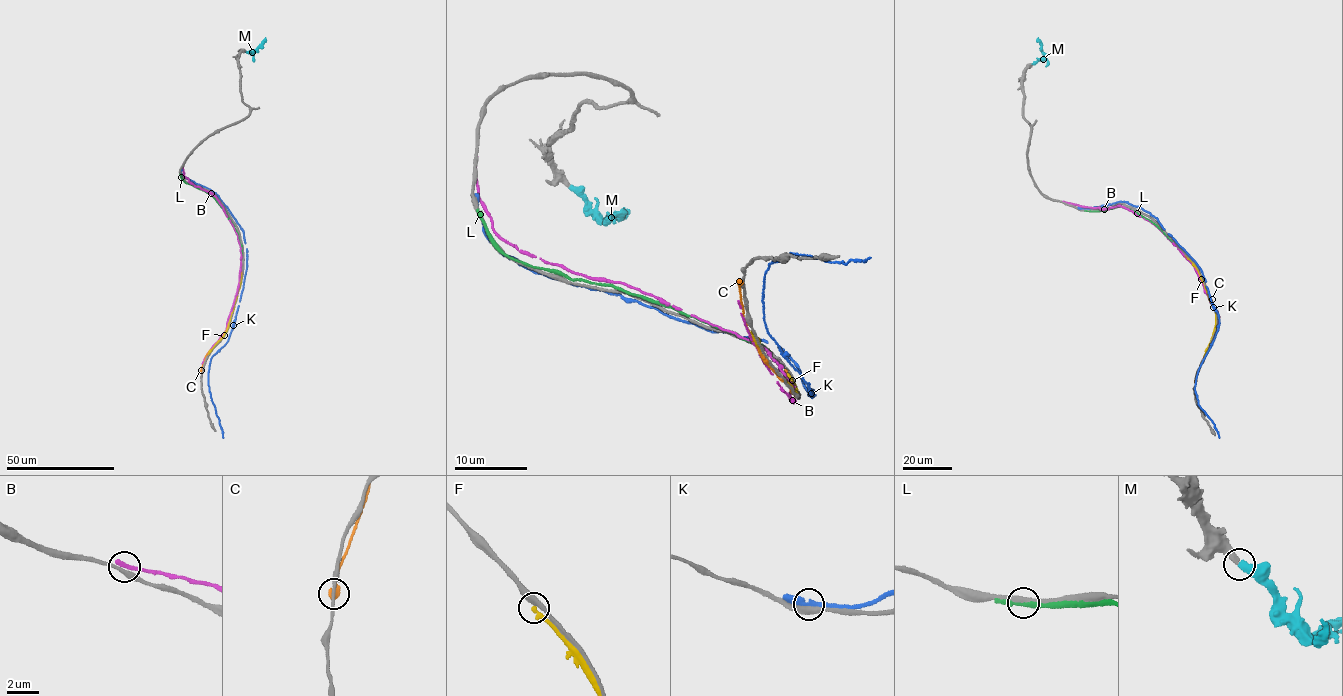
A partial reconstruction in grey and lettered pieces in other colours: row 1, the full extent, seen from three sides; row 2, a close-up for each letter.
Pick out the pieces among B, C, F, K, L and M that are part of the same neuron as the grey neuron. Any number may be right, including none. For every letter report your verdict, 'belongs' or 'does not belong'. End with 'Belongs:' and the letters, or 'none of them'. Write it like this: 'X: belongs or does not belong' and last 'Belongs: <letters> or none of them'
B: does not belong
C: does not belong
F: does not belong
K: does not belong
L: does not belong
M: belongs
Belongs: M

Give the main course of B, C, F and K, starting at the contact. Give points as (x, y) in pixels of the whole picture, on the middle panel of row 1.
B: (475, 160), (478, 198), (493, 230), (509, 244), (758, 341), (792, 384), (793, 402), (751, 339), (738, 300)
C: (741, 281), (740, 301), (749, 335), (795, 398), (787, 373)
F: (789, 375), (796, 388), (793, 389), (798, 389), (798, 395), (791, 384), (775, 370), (752, 330)
K: (477, 204), (505, 255), (762, 339), (786, 352), (810, 396), (768, 333), (763, 278), (791, 252), (870, 257)

